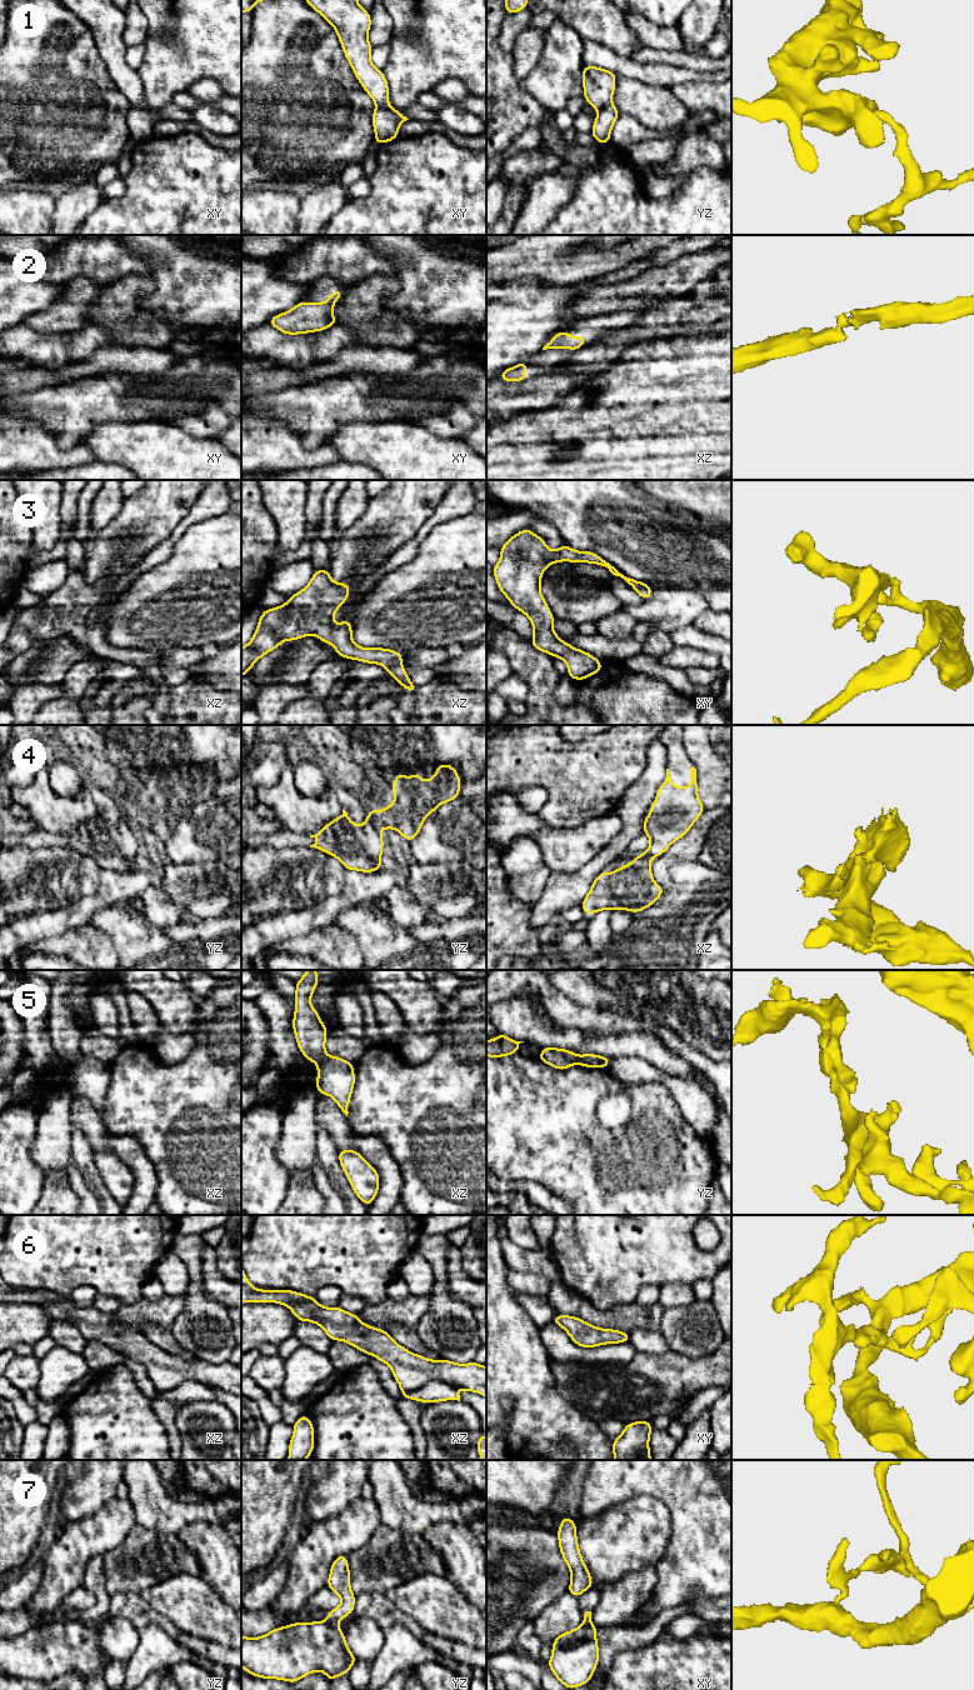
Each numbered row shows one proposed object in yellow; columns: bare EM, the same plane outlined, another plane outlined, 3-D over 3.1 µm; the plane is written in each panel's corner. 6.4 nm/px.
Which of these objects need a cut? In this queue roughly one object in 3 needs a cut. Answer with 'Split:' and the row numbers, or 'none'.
Split: 1, 4, 5, 7

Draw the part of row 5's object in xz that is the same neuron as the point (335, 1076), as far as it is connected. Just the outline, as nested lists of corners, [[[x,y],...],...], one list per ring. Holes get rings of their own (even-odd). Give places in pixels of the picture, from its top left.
[[[326,1056],[318,1065],[316,1090],[331,1096],[348,1116],[349,1101],[355,1084],[354,1064],[339,1056]]]

